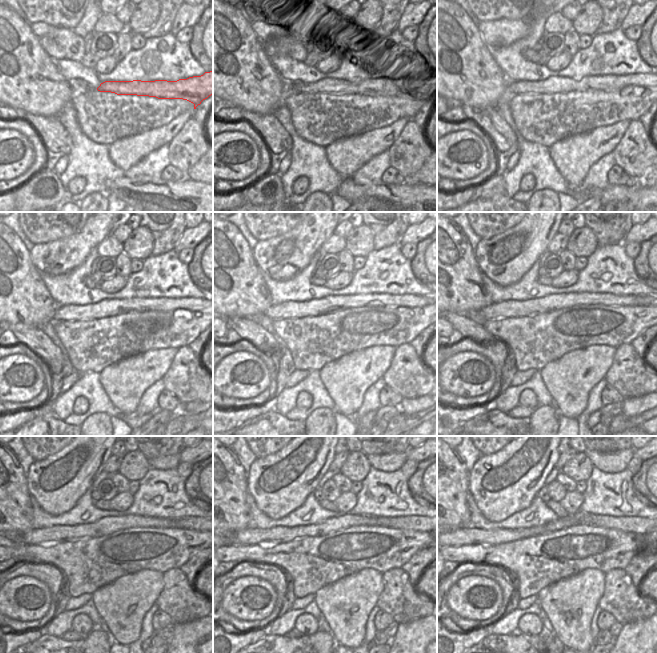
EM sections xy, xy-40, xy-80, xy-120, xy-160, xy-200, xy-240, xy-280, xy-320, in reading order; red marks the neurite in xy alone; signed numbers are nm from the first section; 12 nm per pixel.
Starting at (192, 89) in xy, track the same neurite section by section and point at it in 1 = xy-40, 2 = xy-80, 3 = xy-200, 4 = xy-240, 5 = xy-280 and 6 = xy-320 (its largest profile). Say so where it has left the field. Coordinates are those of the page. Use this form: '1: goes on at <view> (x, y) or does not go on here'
1: goes on at xy-40 (381, 86)
2: goes on at xy-80 (608, 83)
3: goes on at xy-200 (511, 308)
4: goes on at xy-240 (59, 533)
5: goes on at xy-280 (250, 536)
6: goes on at xy-320 (461, 536)

